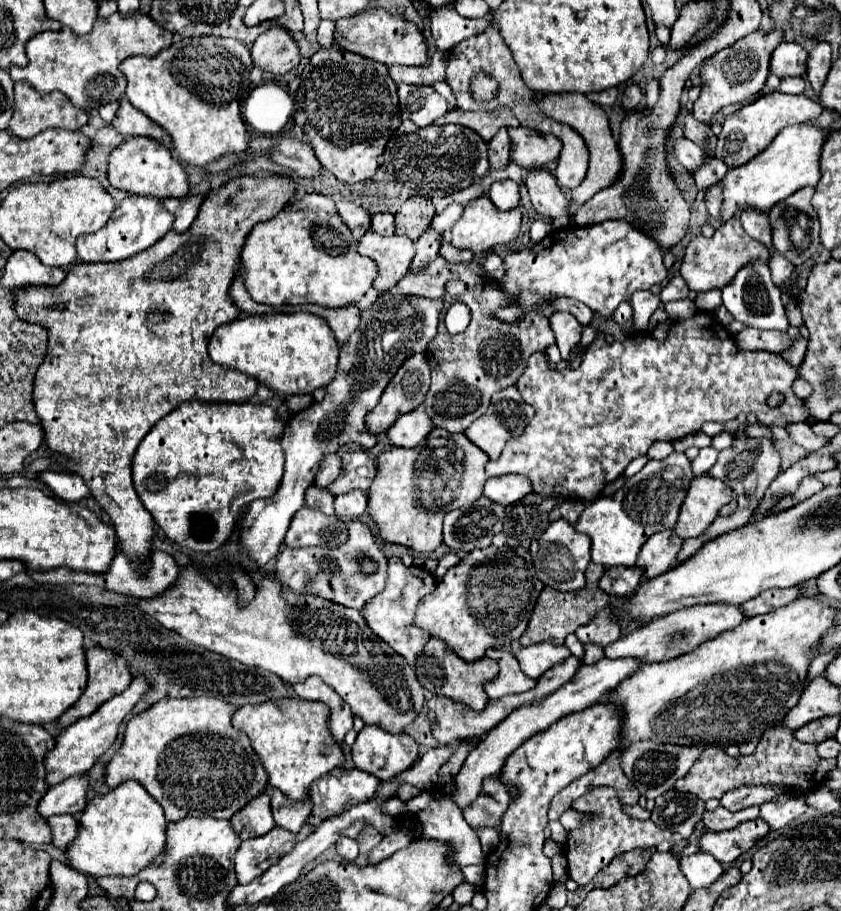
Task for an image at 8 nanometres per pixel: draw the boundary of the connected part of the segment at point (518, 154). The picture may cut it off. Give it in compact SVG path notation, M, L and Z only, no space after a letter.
M524 127L510 129L508 133L512 139L512 149L510 149L512 161L524 169L544 167L556 161L562 151L562 141L554 135L538 133L534 129L524 129Z

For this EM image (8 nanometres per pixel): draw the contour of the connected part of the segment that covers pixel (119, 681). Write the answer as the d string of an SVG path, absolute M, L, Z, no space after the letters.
M94 645L90 649L86 649L86 663L88 663L88 687L82 693L82 697L78 699L78 703L74 703L74 707L70 707L70 711L66 711L66 715L62 715L62 719L58 719L60 727L68 727L74 721L92 715L102 703L106 703L108 699L112 699L114 695L122 693L130 681L132 681L132 671L130 665L124 657L120 657L114 649L110 647L102 647L102 645Z

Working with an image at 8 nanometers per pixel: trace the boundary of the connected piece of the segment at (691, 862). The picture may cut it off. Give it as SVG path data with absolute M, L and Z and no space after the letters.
M696 853L690 857L682 857L680 869L686 875L692 889L708 887L710 883L714 883L724 873L722 865L710 853Z

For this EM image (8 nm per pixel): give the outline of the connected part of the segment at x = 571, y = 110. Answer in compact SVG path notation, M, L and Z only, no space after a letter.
M534 93L536 101L538 101L538 109L548 117L554 119L558 123L564 123L568 127L574 127L574 131L584 139L588 151L590 151L590 167L588 167L588 175L586 179L572 189L572 205L578 207L582 203L586 203L592 195L596 195L598 191L610 187L614 181L620 179L624 163L622 163L622 153L618 151L618 143L612 137L610 131L610 123L606 113L602 111L602 107L598 107L596 103L590 103L586 99L586 95L582 93L558 93L558 95L550 95L550 93Z

